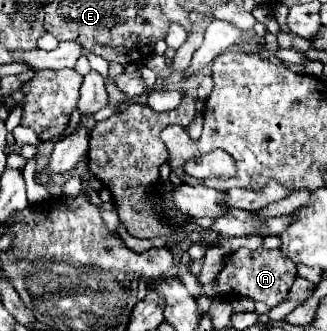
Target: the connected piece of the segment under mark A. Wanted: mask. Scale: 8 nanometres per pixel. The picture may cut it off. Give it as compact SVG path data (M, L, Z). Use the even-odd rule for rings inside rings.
M239 248L237 252L229 254L221 272L217 274L215 284L219 298L231 298L235 294L251 298L255 302L265 302L269 308L275 308L277 304L287 300L289 288L293 286L295 278L297 278L297 266L289 258L281 258L279 250Z

